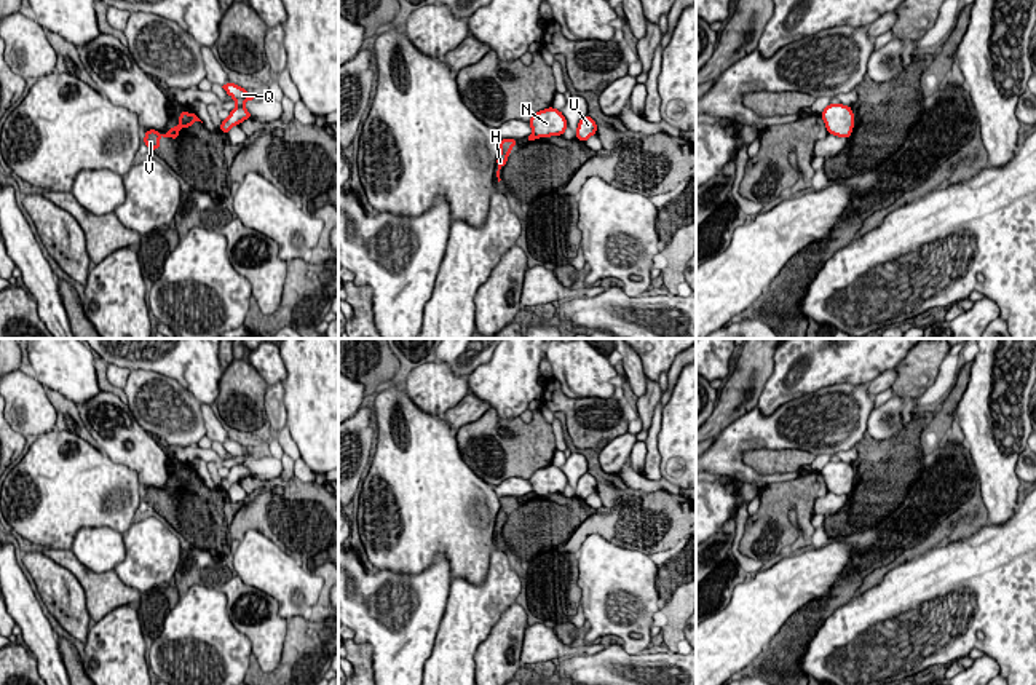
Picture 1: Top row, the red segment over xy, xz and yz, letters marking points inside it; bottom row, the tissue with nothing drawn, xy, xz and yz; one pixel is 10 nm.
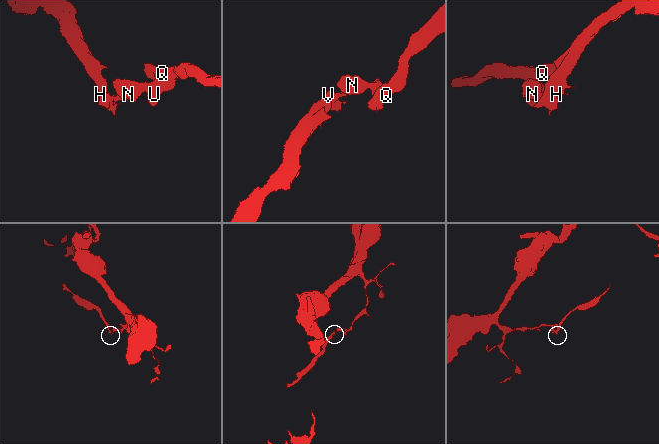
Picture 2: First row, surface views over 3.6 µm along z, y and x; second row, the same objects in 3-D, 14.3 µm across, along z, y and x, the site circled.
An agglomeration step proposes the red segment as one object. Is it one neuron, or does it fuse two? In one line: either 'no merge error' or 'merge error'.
merge error

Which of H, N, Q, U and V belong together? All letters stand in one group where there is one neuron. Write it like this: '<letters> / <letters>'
H V / N Q U

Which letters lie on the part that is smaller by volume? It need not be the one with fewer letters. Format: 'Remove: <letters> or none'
Remove: H, V

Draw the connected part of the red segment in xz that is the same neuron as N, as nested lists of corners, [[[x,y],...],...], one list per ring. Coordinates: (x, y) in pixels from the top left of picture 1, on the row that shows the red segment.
[[[554,107],[538,110],[530,120],[532,134],[536,137],[563,136],[568,121],[563,113]]]

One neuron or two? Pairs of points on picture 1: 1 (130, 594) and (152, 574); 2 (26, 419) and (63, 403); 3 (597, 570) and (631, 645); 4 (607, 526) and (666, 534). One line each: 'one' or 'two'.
1: two
2: two
3: one
4: one

